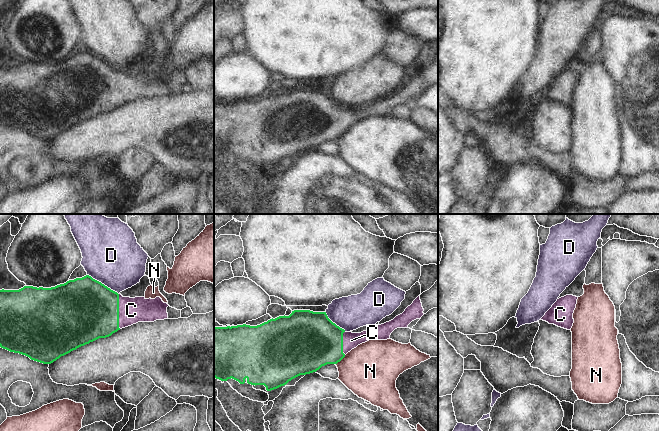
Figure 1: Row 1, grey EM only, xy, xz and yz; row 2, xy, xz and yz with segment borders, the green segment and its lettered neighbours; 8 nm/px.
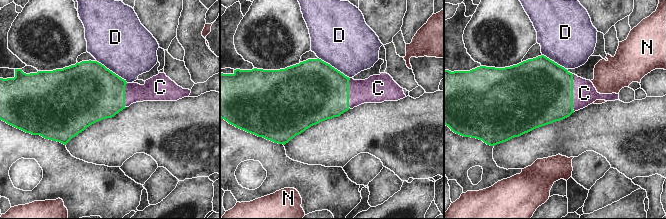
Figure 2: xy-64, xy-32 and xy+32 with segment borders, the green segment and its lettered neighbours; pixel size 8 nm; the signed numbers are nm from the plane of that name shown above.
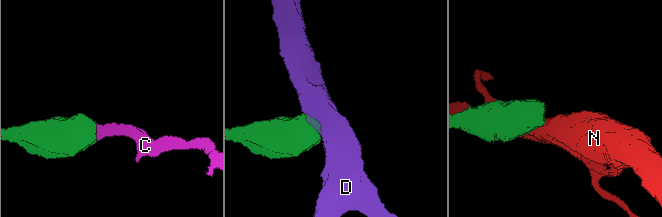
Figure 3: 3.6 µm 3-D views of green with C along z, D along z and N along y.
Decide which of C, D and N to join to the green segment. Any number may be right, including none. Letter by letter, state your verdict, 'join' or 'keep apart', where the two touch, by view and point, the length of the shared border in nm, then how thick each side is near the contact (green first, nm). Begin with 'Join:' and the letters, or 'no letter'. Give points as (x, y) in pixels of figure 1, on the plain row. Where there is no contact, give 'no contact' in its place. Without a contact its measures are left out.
Join: C
C: join | xy (118, 87) | 280 nm | 480/200 nm
D: keep apart | xy (103, 60) | 300 nm | 500/460 nm
N: keep apart | xz (340, 136) | 120 nm | 400/440 nm

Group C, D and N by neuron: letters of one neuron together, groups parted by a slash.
C / D / N

